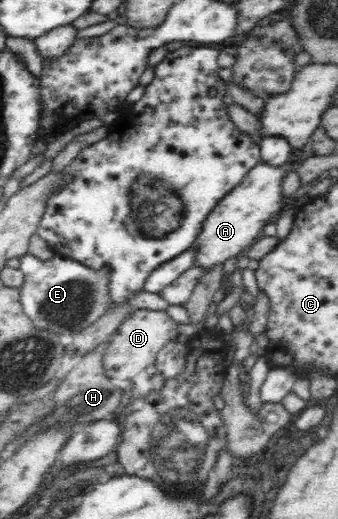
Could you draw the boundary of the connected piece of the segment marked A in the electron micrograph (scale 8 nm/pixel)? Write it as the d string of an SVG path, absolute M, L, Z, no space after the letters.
M259 163L252 167L241 184L236 186L224 199L212 208L207 220L202 224L202 232L196 236L190 249L194 249L194 266L204 270L216 264L223 264L232 256L242 255L257 240L270 216L276 216L285 207L285 199L280 184L288 170L284 166L272 167Z

